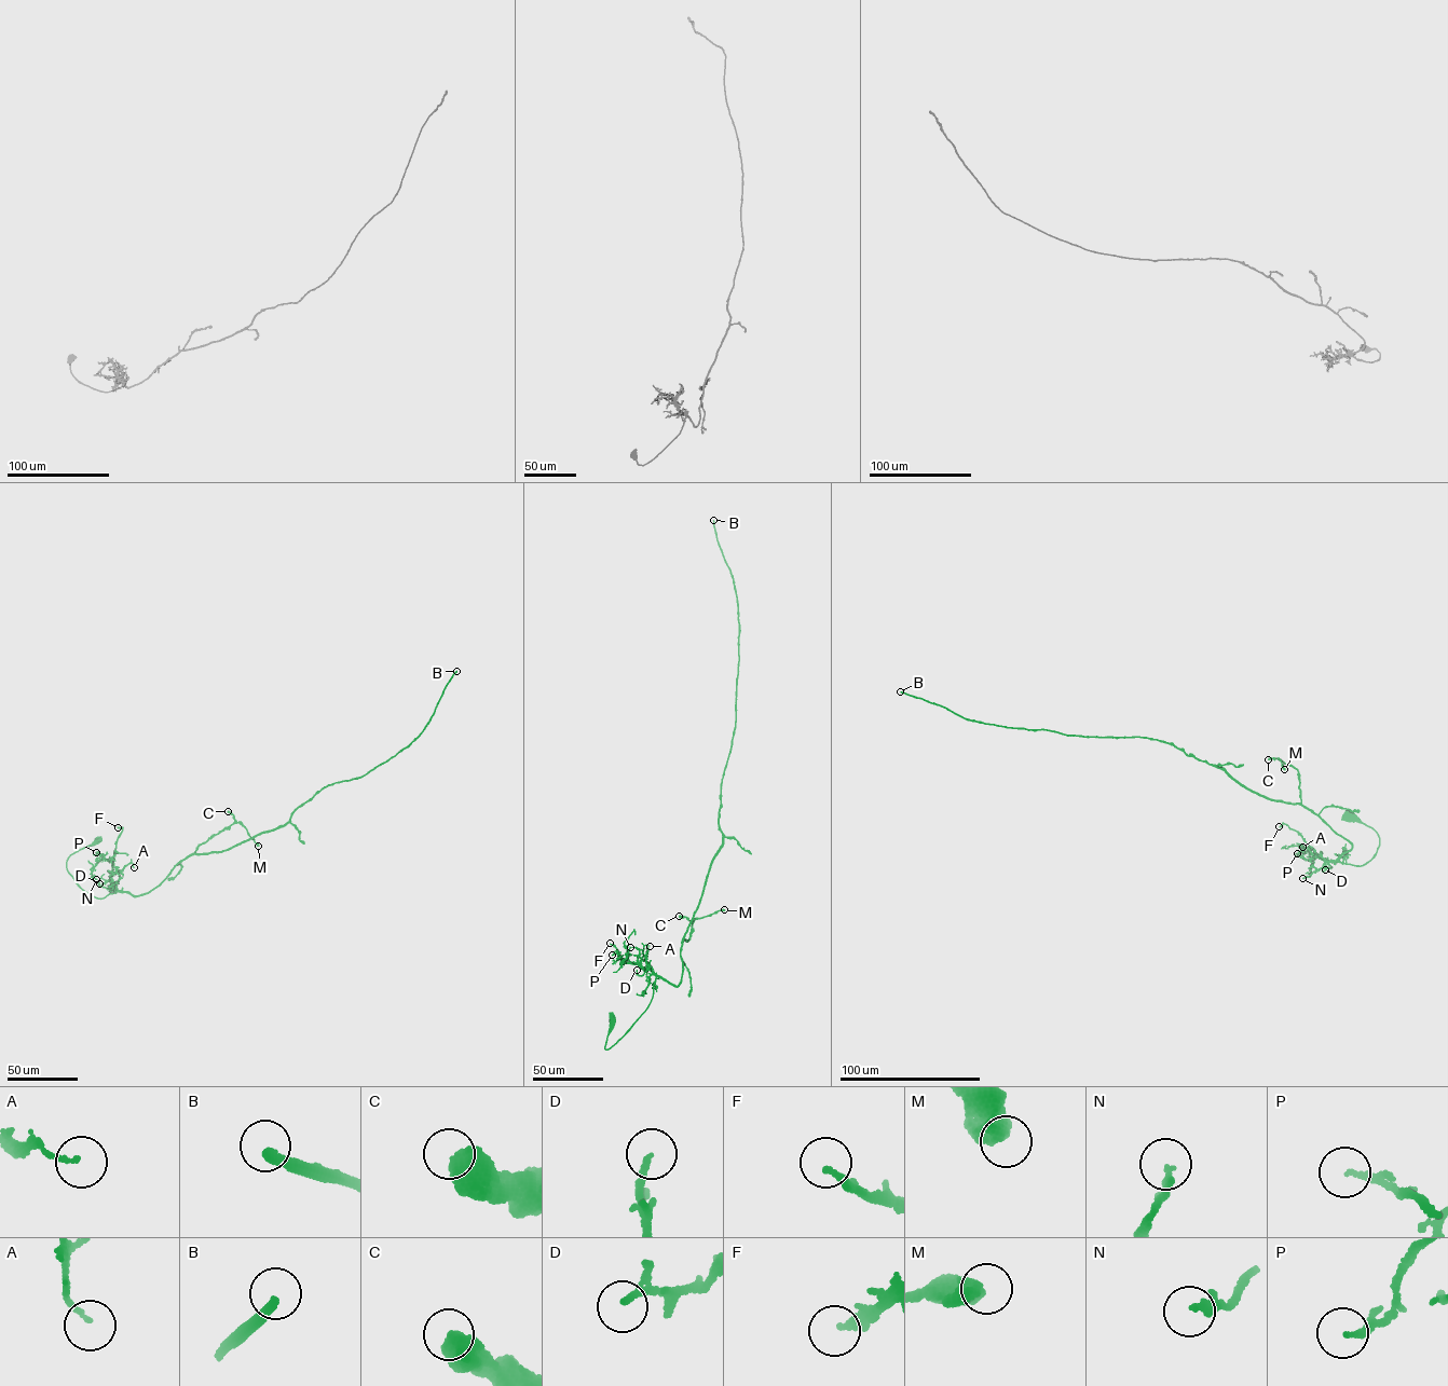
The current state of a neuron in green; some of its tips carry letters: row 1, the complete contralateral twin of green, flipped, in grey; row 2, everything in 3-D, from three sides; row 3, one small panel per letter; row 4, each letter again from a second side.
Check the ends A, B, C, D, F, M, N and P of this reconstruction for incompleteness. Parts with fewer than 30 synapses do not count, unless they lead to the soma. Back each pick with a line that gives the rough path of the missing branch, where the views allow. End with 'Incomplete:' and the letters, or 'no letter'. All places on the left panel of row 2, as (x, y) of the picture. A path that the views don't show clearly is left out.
Incomplete: B

